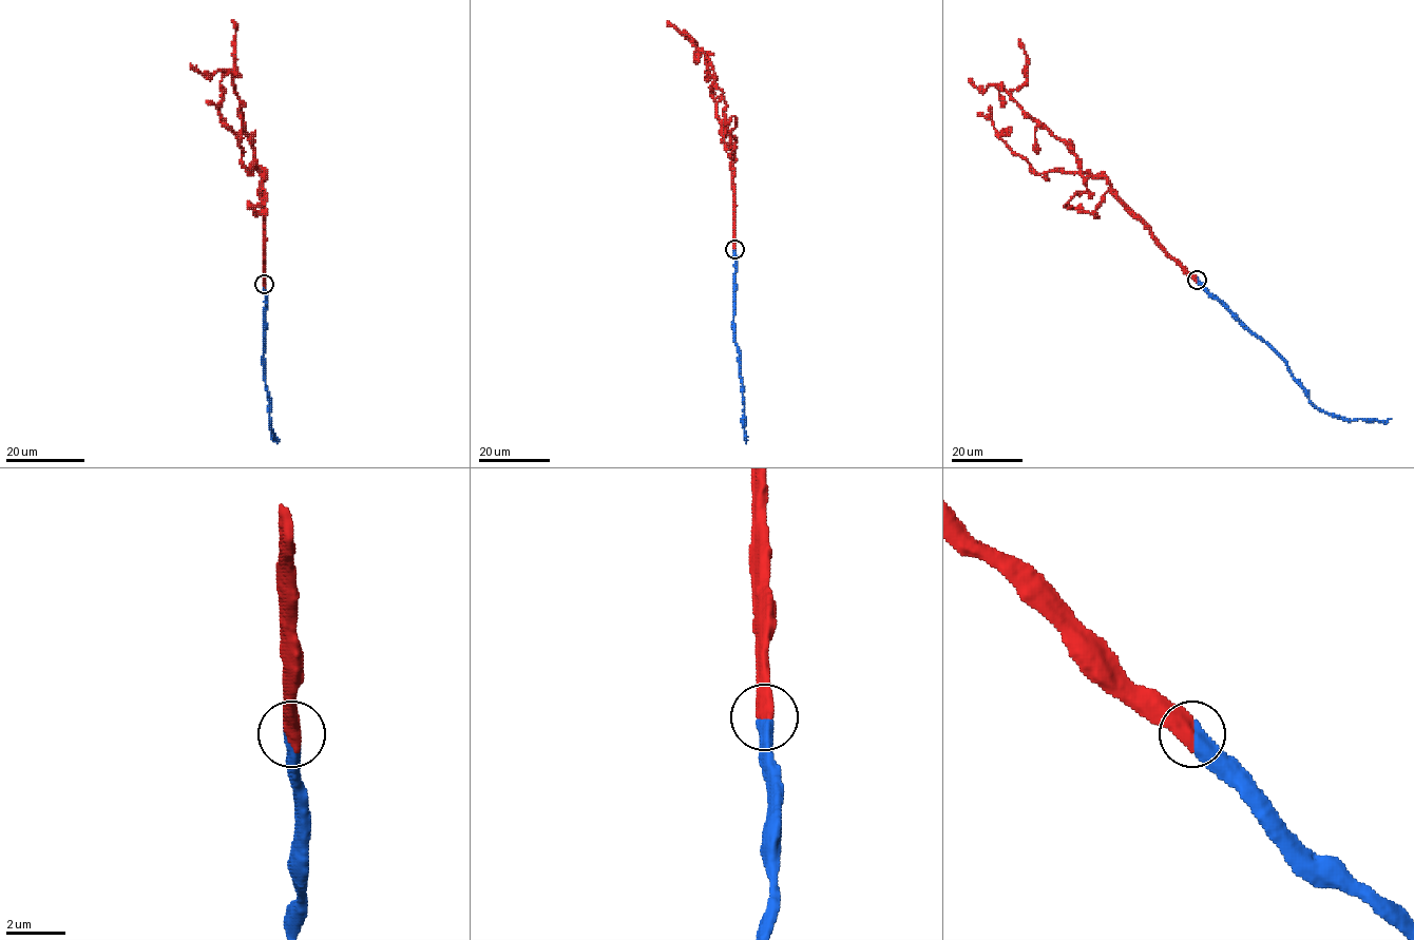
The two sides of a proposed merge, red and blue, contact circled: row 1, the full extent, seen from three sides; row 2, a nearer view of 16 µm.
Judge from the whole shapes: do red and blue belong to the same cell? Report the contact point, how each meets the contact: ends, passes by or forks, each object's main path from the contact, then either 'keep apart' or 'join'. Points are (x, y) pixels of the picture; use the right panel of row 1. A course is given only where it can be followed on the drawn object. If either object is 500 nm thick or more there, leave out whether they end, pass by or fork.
(1197, 280) | red via (1197, 280), (1167, 253), (1105, 178), (1085, 179), (1077, 156), (1001, 88), (978, 89), (969, 79) | blue via (1197, 280), (1281, 358), (1318, 408), (1351, 420), (1391, 419) | join

